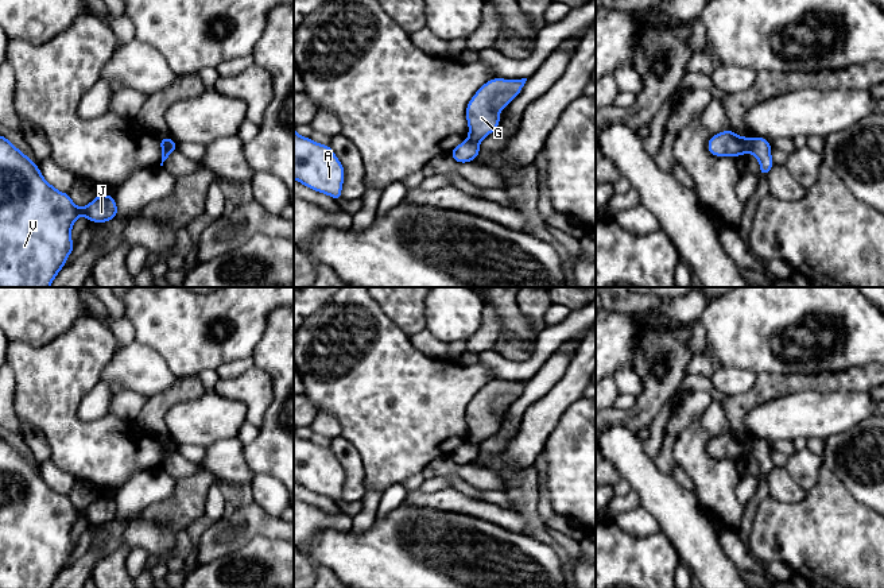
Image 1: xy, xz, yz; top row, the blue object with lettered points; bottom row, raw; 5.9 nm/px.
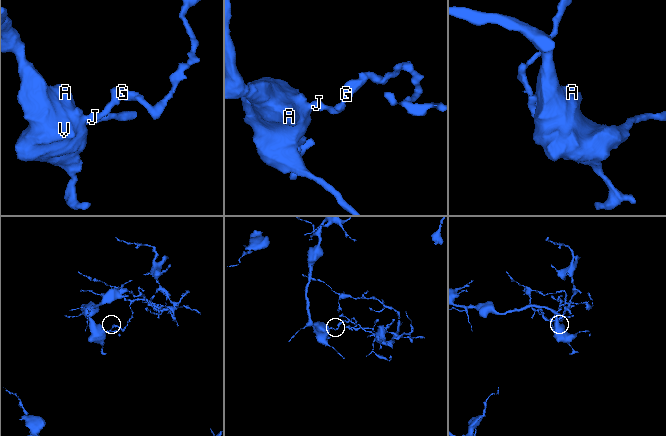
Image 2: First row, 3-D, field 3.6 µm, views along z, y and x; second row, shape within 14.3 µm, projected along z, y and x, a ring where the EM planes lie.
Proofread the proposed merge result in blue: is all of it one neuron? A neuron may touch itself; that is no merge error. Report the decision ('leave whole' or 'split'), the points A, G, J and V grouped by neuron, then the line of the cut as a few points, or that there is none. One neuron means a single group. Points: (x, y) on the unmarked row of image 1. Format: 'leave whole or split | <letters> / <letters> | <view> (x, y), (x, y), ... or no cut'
split | A J V / G | yz (752, 440), (749, 452)

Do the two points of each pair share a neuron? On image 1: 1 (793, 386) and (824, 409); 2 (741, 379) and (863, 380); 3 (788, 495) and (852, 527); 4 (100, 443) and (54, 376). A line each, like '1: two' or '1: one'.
1: two
2: two
3: two
4: one

